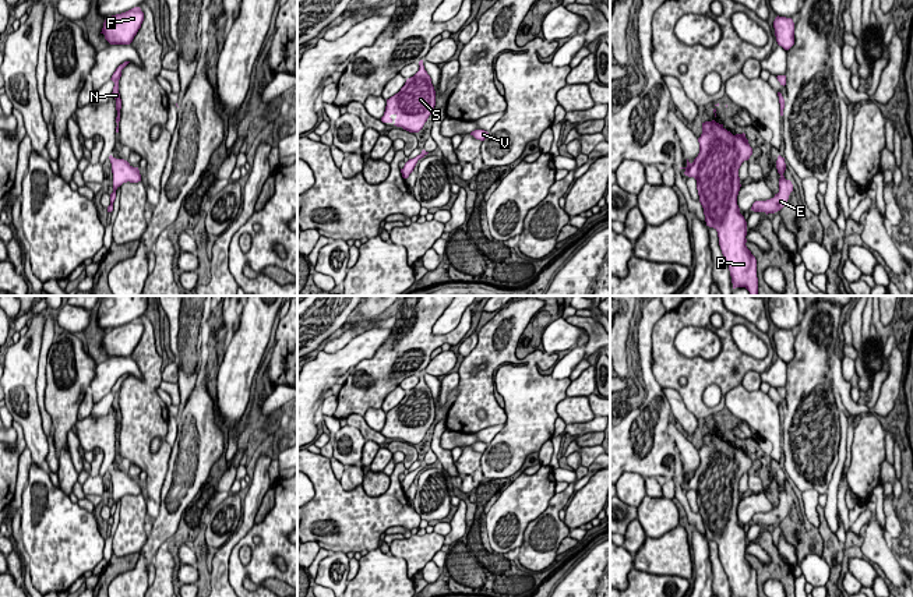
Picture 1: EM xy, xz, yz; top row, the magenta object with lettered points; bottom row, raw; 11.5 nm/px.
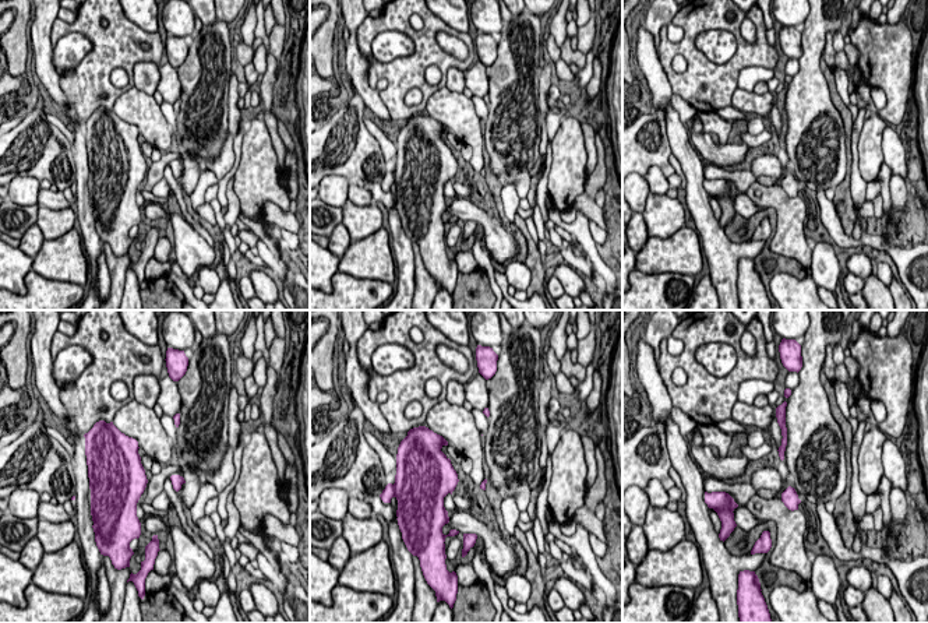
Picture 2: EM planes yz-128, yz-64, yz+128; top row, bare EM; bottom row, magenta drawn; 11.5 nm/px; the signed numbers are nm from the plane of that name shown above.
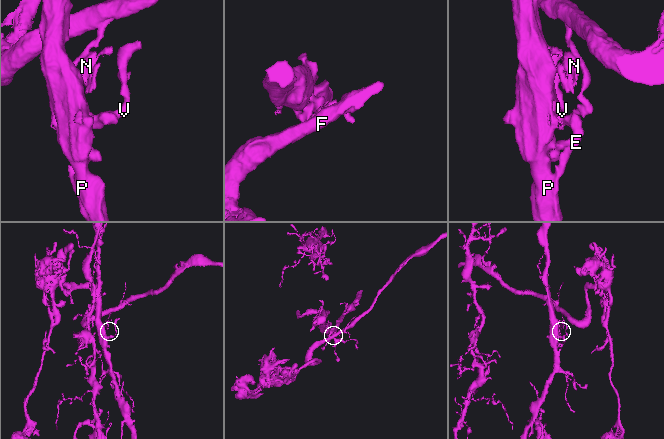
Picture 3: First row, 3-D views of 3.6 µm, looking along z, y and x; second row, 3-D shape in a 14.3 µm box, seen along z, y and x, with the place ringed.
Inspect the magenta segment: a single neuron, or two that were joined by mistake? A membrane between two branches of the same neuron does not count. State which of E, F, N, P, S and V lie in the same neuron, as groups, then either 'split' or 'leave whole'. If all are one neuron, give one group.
E P S V / F N; split

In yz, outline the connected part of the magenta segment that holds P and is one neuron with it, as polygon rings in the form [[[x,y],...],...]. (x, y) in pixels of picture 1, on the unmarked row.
[[[712,434],[702,435],[702,446],[698,451],[699,466],[692,476],[687,471],[684,487],[697,492],[699,515],[704,520],[706,538],[718,544],[722,566],[729,577],[733,597],[758,597],[757,572],[747,561],[747,534],[740,526],[737,508],[740,504],[738,481],[752,467],[752,460],[745,446],[733,448],[723,437]]]

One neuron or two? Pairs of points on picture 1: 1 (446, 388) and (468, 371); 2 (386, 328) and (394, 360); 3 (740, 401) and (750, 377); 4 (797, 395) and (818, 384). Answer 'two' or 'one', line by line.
1: two
2: two
3: two
4: one

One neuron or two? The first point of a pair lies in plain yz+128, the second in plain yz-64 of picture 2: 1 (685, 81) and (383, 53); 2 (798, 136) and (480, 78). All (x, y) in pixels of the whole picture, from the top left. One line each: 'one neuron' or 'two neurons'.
1: two neurons
2: two neurons

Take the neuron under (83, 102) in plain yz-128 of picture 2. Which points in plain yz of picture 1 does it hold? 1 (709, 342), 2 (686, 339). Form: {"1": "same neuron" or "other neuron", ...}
{"1": "other neuron", "2": "other neuron"}

